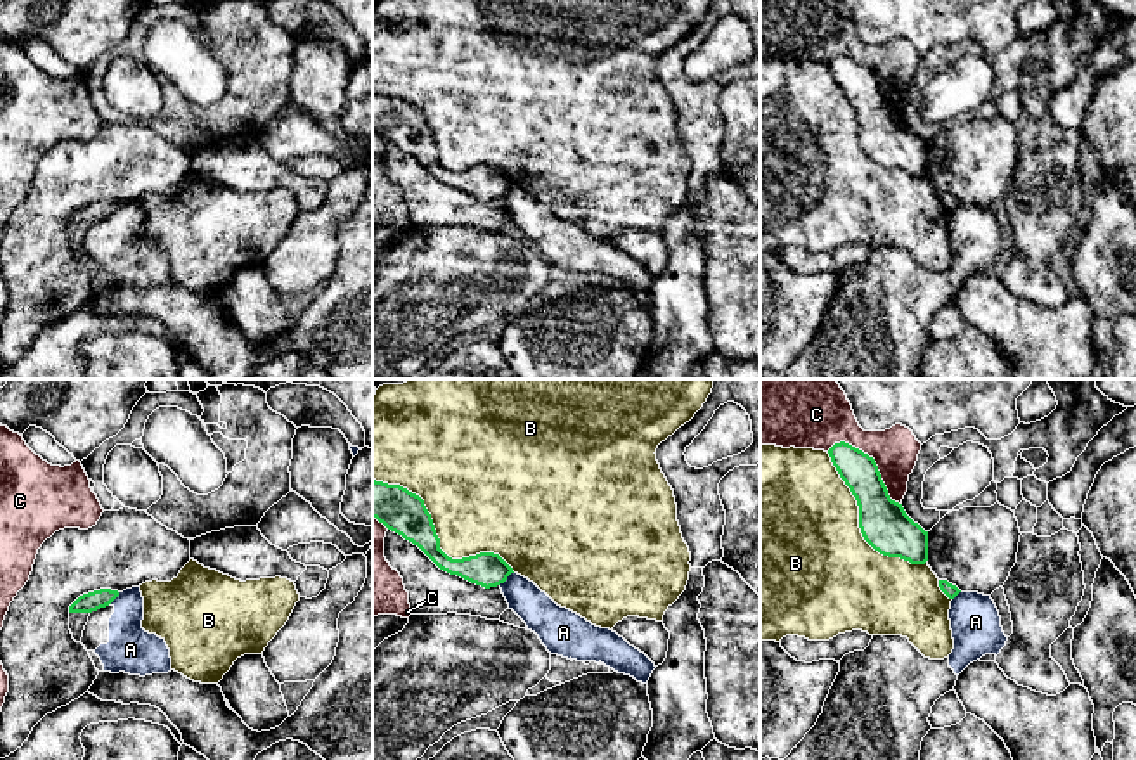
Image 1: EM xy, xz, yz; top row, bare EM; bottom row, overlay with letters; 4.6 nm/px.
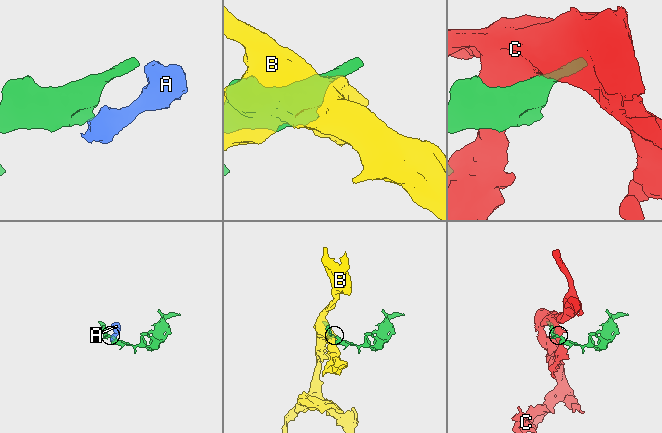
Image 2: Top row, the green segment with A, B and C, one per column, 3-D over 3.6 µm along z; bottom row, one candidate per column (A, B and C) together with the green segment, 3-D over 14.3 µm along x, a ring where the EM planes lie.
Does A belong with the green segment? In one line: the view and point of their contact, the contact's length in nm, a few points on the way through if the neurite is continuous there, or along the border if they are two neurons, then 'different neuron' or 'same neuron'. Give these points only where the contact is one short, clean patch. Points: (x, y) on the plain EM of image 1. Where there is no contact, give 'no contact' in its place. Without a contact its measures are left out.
contact xz (506, 191); length 90 nm; border xz (513, 184), (499, 196); different neuron

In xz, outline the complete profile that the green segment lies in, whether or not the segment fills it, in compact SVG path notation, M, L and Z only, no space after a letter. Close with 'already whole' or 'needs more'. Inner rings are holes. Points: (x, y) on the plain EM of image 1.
M372 92L372 130L417 158L440 182L485 201L507 192L513 180L494 164L452 171L440 161L431 126L424 113L400 97Z; already whole

